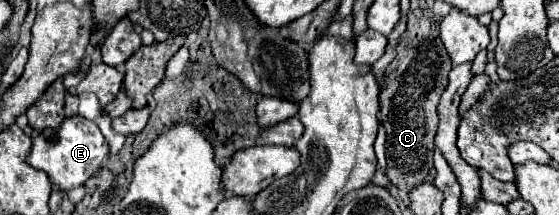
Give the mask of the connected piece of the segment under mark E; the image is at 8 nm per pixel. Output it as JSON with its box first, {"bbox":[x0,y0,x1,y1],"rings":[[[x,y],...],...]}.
{"bbox":[28,114,110,190],"rings":[[[80,114],[66,118],[58,130],[46,128],[42,132],[34,132],[32,142],[34,146],[28,156],[28,164],[44,170],[52,184],[60,190],[70,190],[84,184],[94,172],[98,172],[98,168],[102,168],[102,162],[110,152],[110,146],[98,126]]]}

